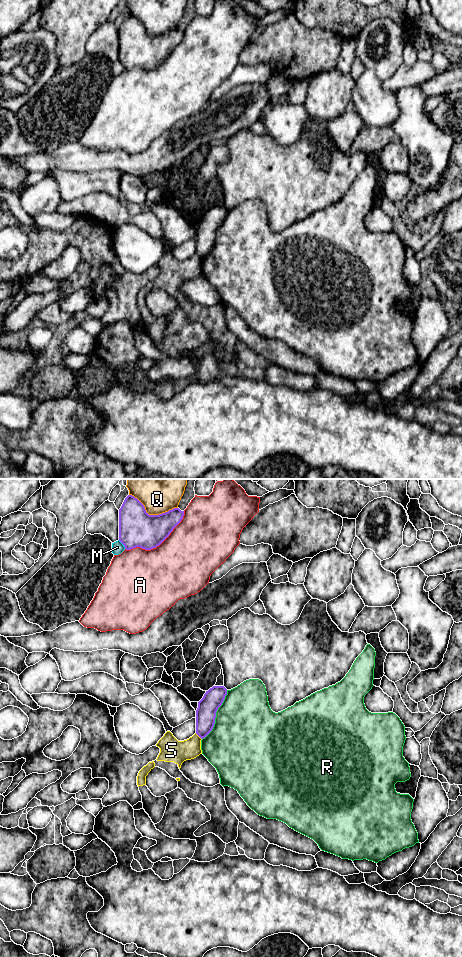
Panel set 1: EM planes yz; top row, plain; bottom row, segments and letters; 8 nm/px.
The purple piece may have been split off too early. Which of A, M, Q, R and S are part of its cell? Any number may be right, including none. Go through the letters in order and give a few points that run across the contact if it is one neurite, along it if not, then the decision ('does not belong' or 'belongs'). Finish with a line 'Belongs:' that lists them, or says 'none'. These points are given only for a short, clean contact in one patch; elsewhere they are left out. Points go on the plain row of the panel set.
A: does not belong
M: does not belong
Q: does not belong
R: does not belong
S: line yz (195, 253), (201, 259); does not belong
Belongs: none

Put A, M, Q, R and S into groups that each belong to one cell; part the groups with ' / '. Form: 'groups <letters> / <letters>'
groups A / M / Q / R / S

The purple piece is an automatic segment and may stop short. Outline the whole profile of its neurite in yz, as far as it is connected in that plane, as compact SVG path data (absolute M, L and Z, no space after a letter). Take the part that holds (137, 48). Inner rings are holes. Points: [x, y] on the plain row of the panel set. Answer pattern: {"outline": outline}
{"outline": "M128 15L119 29L119 61L126 70L159 66L181 42L184 31L174 28L159 35L149 35L144 25Z"}

